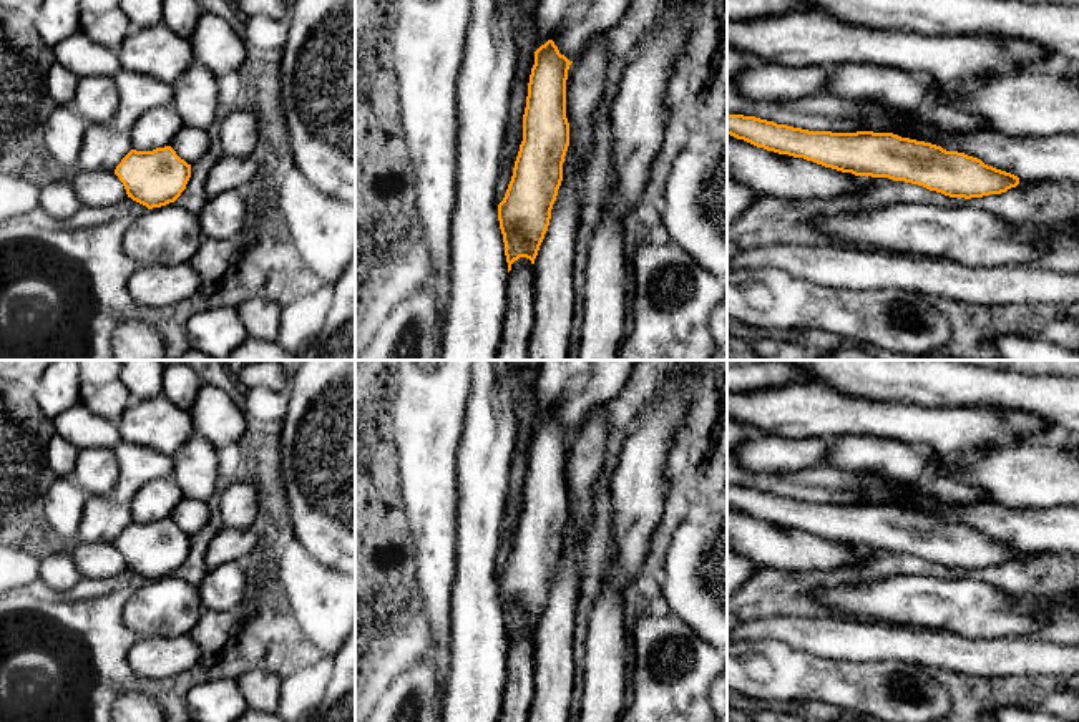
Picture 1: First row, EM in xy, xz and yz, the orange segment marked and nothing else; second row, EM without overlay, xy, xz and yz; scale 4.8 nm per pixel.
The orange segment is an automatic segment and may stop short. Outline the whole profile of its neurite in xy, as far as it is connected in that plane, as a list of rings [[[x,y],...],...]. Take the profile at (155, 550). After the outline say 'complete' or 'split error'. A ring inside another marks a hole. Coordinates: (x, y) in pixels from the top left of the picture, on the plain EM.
[[[171,518],[153,523],[131,521],[116,538],[128,569],[148,581],[174,574],[191,549],[191,536]]]; complete

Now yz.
[[[727,486],[727,506],[855,548],[888,549],[950,569],[1001,566],[1019,549],[981,531],[893,505],[808,503],[755,488]]]; complete

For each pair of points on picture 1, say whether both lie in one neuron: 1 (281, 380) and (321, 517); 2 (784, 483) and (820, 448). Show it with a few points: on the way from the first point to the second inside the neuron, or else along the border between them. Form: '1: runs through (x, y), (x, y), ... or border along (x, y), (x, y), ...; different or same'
1: border along (288, 379), (289, 387); different
2: border along (822, 462), (797, 470), (759, 473); different

